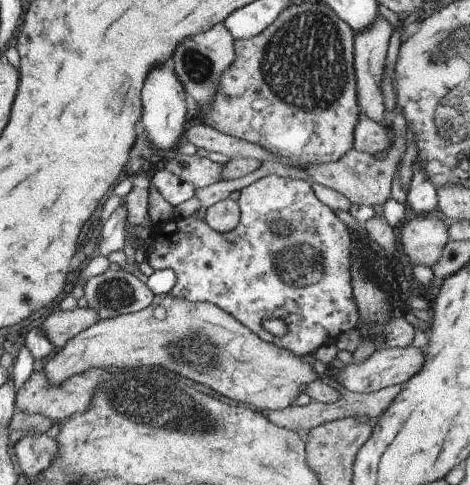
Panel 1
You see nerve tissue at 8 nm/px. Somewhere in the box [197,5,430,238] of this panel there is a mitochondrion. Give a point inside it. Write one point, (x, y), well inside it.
(305, 65)

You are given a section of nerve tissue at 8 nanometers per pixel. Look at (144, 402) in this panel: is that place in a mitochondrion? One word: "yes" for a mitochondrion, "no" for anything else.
yes

